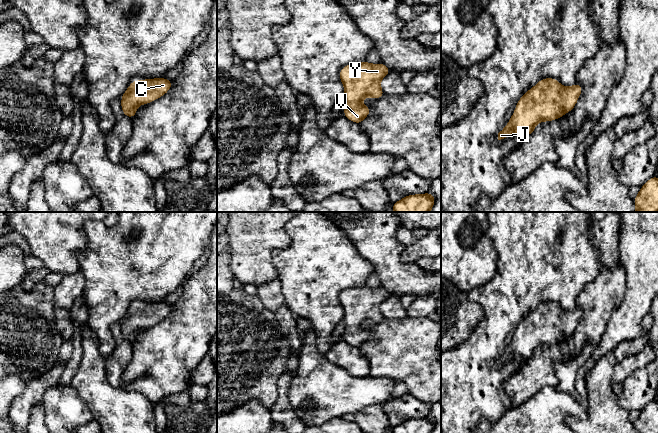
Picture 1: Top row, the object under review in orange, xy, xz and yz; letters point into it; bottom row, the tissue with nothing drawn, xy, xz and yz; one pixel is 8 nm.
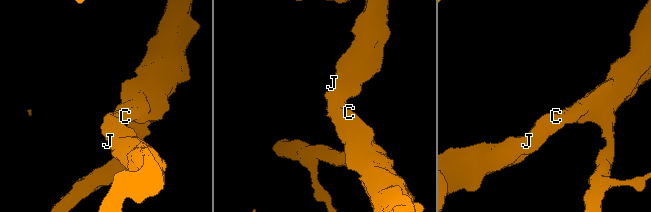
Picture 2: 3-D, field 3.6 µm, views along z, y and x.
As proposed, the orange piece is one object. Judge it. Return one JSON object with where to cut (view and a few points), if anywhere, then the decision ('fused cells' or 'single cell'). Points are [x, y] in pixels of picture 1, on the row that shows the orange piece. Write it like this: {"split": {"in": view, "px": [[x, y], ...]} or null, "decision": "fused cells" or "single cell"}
{"split": null, "decision": "single cell"}

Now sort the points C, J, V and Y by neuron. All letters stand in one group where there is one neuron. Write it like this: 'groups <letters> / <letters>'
groups C J V Y

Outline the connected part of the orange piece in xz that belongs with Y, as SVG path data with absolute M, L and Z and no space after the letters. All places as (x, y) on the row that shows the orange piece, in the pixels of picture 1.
M360 62L345 65L339 71L339 77L345 88L343 100L345 109L343 115L350 121L361 124L362 121L372 112L370 107L361 104L364 97L379 99L385 95L381 89L381 80L391 72L382 62L370 64Z

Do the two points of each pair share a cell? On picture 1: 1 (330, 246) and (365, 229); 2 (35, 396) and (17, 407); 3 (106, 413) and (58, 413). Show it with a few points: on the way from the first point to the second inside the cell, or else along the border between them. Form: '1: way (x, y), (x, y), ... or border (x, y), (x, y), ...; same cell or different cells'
1: border (333, 222), (351, 241), (361, 257); different cells
2: way (31, 396), (21, 406); same cell
3: border (77, 393), (86, 403), (93, 418); different cells

